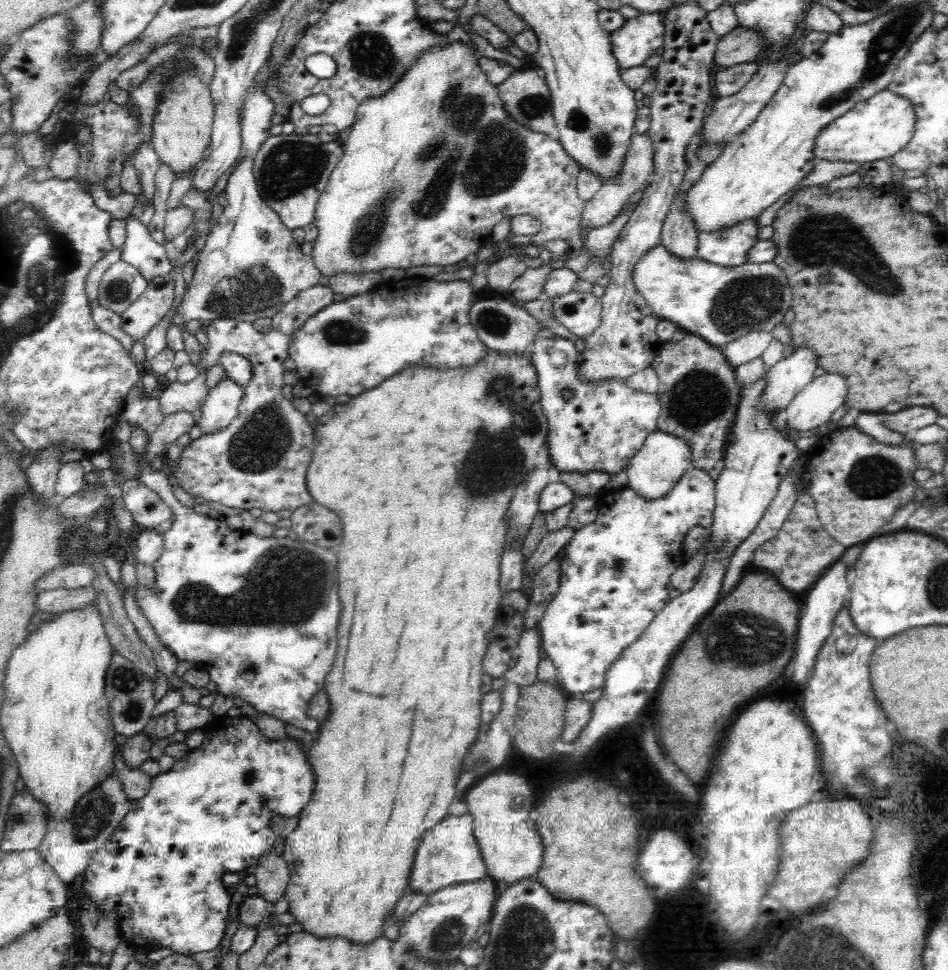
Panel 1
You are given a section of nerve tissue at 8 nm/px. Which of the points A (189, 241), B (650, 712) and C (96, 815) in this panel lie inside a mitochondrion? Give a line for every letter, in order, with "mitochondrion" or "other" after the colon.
A: mitochondrion
B: other
C: mitochondrion

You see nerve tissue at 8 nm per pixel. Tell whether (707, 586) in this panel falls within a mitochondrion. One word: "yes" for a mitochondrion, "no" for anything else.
no

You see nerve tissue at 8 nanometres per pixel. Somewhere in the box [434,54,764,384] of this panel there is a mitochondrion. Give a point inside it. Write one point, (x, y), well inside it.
(492, 321)

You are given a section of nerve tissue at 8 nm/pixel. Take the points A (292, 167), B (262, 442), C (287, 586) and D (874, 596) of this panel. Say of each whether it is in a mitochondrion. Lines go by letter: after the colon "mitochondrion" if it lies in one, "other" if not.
A: mitochondrion
B: mitochondrion
C: mitochondrion
D: other

